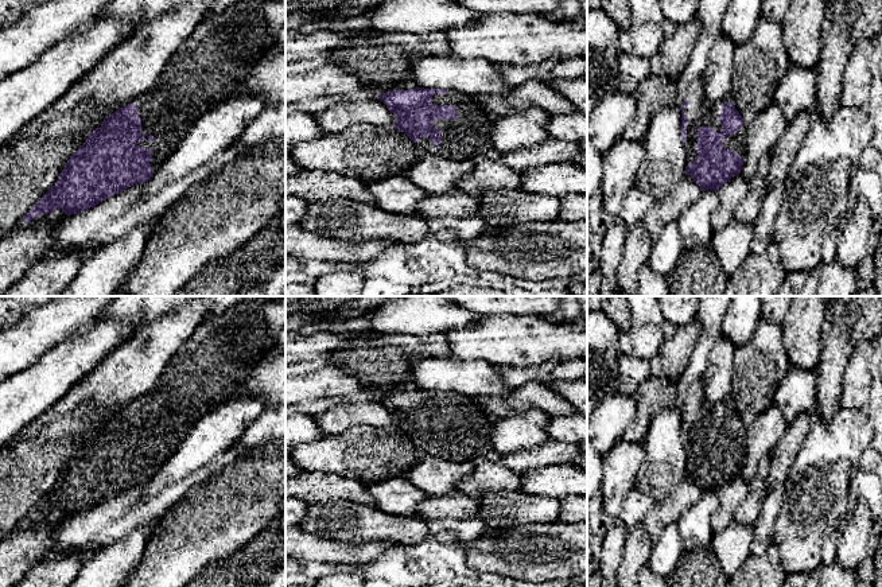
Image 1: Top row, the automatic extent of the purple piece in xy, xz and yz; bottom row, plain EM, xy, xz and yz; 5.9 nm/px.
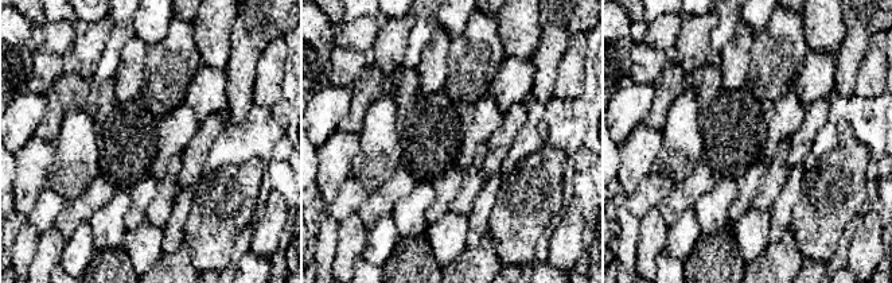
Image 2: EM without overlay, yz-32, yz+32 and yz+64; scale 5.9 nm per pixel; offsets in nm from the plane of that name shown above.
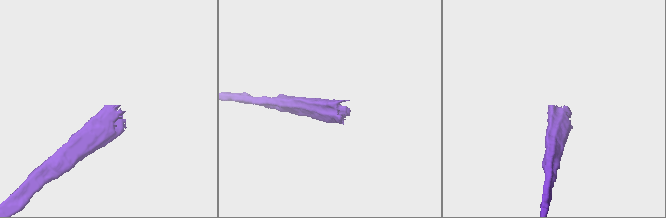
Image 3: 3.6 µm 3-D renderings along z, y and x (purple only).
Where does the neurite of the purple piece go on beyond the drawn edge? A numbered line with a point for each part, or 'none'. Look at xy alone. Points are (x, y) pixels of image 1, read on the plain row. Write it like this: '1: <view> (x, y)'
1: xy (210, 366)

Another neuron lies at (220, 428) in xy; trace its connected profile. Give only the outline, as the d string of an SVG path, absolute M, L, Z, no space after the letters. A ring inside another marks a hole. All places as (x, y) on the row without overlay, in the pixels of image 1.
M238 393L213 408L195 423L175 454L147 482L143 499L151 499L164 487L205 467L232 447L265 408L261 397L248 393Z

